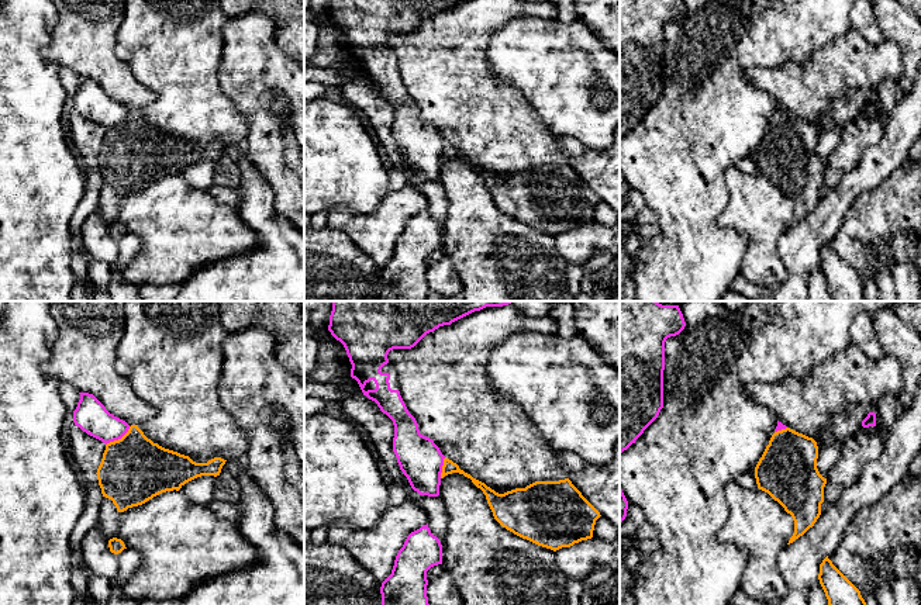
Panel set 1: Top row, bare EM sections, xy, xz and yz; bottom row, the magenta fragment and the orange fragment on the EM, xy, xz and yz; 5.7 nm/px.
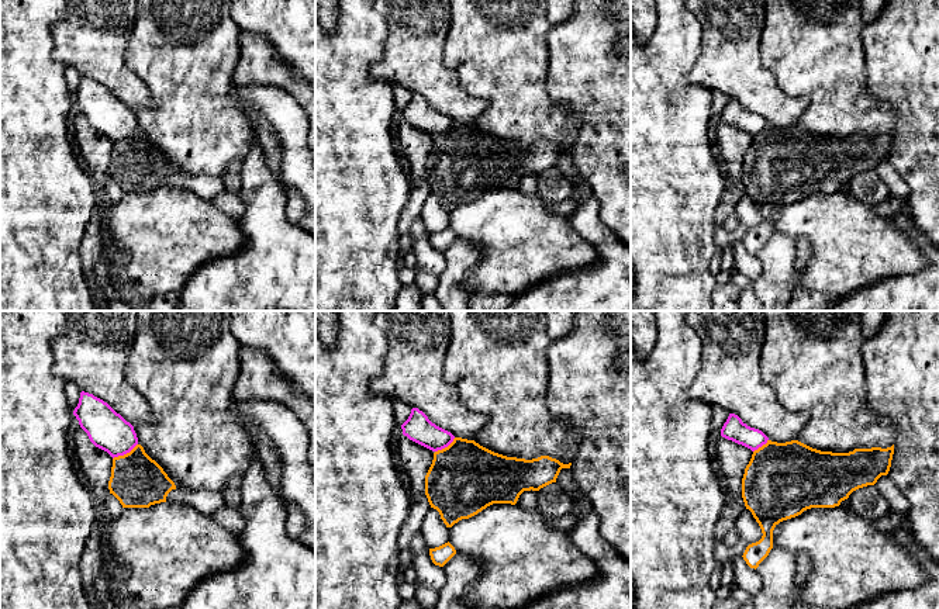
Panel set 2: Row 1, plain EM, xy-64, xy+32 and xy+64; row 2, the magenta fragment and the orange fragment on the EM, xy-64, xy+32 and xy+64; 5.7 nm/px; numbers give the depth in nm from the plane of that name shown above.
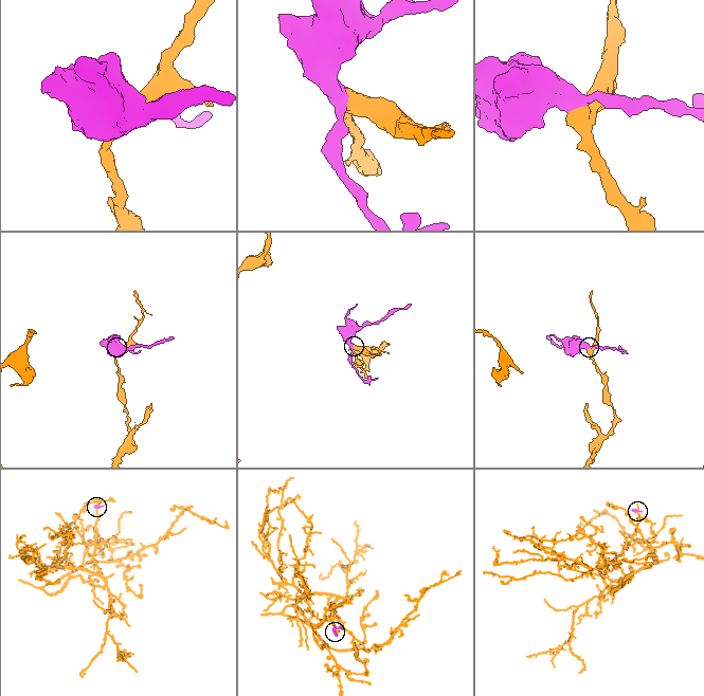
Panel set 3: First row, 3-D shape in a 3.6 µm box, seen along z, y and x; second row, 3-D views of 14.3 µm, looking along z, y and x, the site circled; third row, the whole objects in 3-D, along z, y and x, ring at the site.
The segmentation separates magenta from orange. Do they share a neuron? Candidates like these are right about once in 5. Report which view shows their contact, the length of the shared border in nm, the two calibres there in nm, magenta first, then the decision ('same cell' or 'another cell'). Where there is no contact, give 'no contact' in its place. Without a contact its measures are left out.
xy | 180 nm | 190/380 nm | another cell

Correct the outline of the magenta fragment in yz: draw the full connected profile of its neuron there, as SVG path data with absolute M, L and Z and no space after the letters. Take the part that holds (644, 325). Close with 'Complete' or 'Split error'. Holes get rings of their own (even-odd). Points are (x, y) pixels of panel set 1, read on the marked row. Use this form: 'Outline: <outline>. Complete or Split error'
Outline: M620 301L620 453L635 443L663 408L665 342L684 326L679 305Z. Complete

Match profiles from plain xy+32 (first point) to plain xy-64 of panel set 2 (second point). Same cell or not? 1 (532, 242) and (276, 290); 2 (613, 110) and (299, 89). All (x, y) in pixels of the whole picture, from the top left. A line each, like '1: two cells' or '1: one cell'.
1: two cells
2: one cell

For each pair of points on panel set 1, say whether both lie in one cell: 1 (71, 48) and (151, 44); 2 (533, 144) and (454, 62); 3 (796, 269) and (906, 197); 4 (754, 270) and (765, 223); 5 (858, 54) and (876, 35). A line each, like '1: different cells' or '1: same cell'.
1: different cells
2: same cell
3: different cells
4: same cell
5: different cells

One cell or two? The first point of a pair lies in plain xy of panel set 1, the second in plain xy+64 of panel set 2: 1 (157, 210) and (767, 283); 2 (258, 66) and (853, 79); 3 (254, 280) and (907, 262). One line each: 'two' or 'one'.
1: two
2: two
3: two

